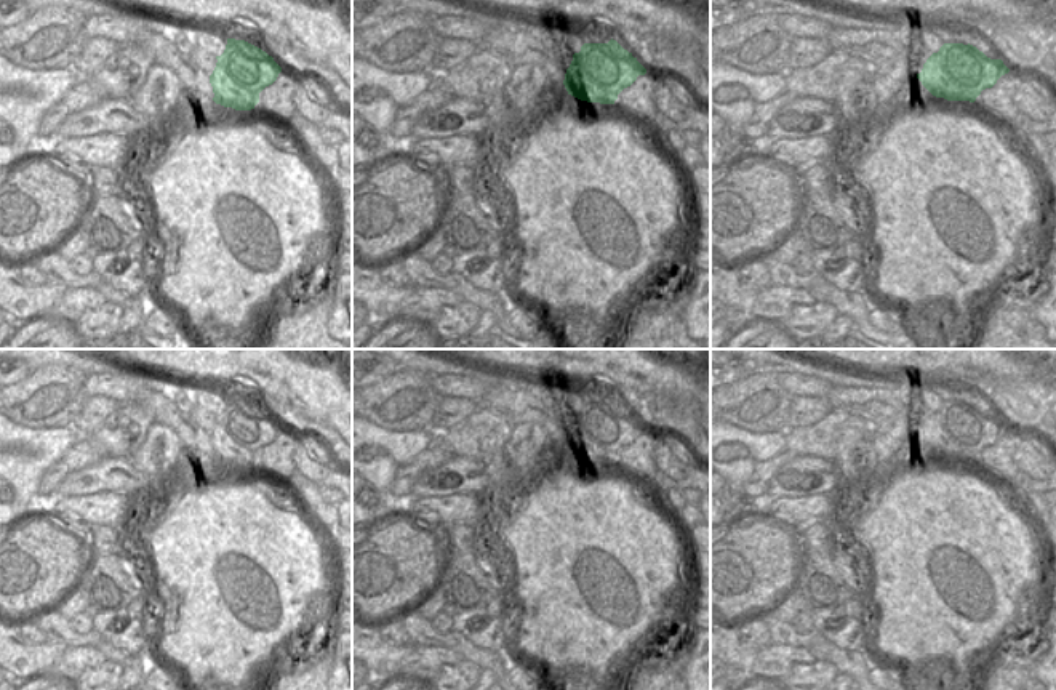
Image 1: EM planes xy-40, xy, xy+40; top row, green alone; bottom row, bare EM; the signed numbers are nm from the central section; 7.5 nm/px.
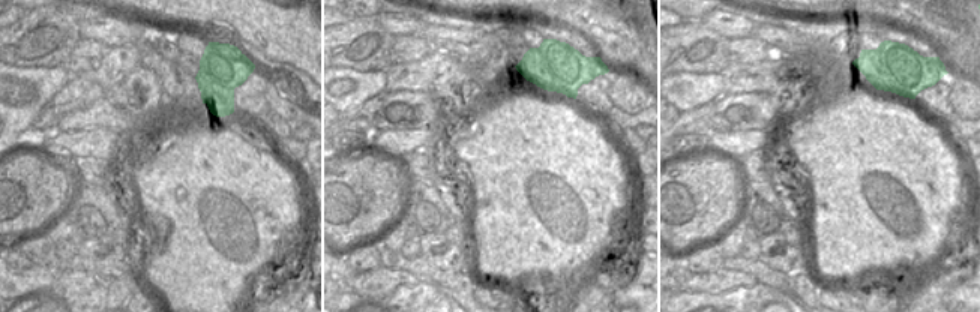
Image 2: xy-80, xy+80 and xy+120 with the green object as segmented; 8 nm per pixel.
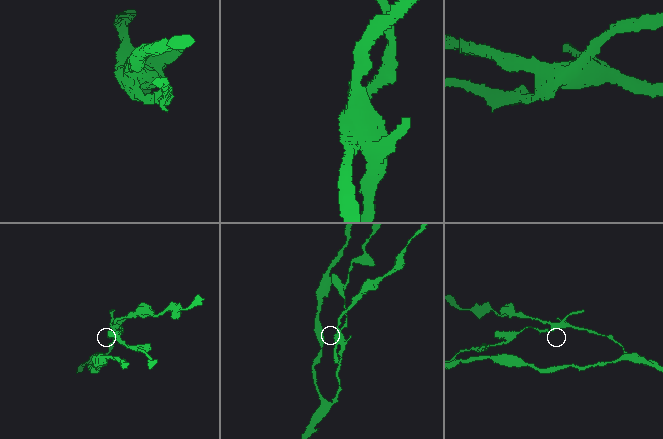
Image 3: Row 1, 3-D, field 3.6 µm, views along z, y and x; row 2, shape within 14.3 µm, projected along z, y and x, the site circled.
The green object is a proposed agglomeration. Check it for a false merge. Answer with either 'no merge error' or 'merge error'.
merge error

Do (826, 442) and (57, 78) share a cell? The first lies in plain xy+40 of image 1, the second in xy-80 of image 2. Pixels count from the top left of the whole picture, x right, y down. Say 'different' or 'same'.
different

